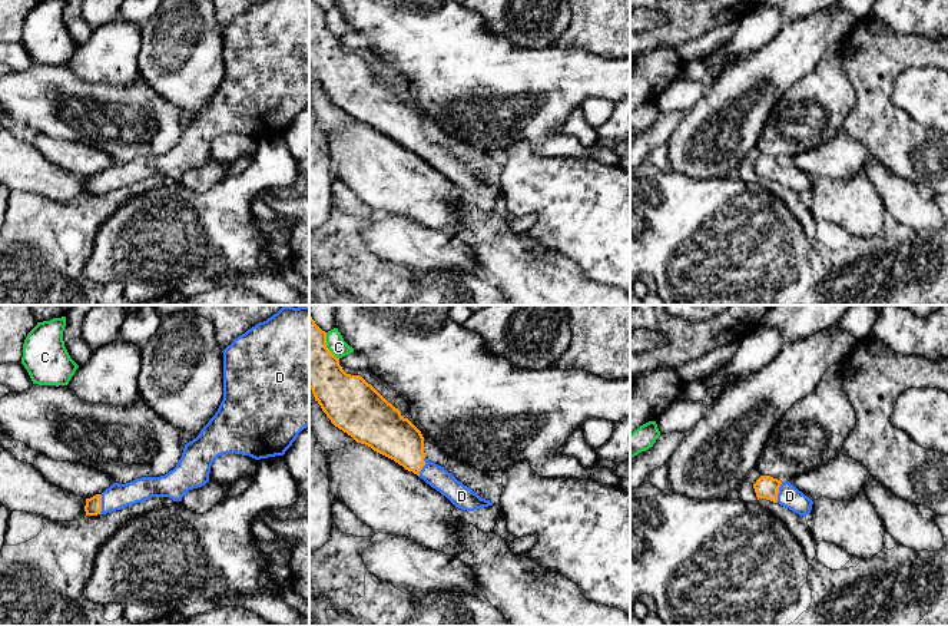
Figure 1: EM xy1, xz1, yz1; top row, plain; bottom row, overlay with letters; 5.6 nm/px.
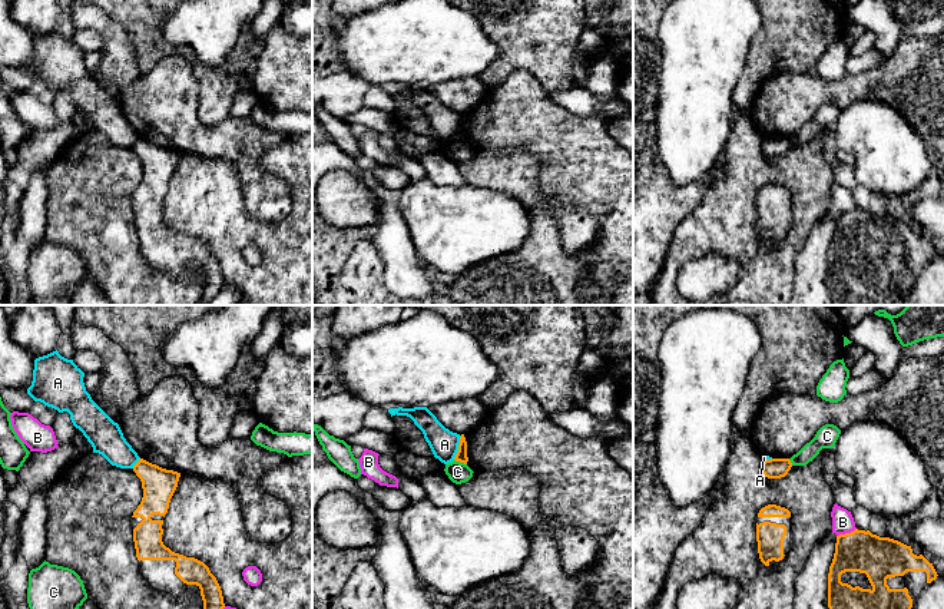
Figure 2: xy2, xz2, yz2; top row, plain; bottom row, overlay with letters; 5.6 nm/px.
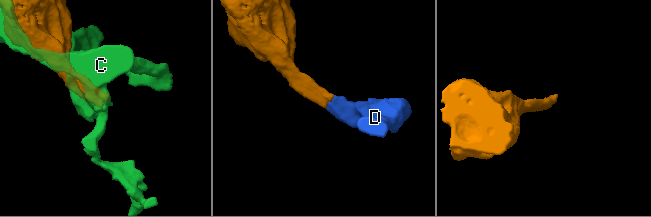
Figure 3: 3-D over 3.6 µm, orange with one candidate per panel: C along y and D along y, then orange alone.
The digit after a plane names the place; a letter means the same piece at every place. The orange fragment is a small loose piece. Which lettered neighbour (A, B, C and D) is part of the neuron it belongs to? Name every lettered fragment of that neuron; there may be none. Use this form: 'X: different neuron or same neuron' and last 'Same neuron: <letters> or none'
A: different neuron
B: different neuron
C: different neuron
D: same neuron
Same neuron: D

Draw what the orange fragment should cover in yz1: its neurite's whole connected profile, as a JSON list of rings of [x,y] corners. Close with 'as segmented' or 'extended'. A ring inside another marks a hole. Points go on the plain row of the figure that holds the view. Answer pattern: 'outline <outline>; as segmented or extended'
outline [[[760,155],[753,163],[758,179],[766,178],[806,196],[813,180],[789,160],[782,162],[770,155]]]; extended

